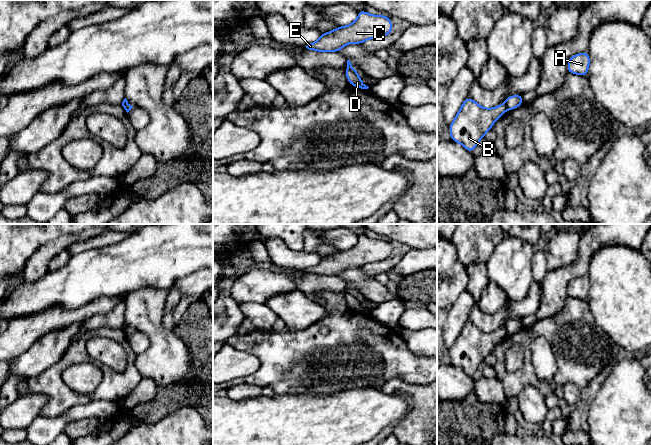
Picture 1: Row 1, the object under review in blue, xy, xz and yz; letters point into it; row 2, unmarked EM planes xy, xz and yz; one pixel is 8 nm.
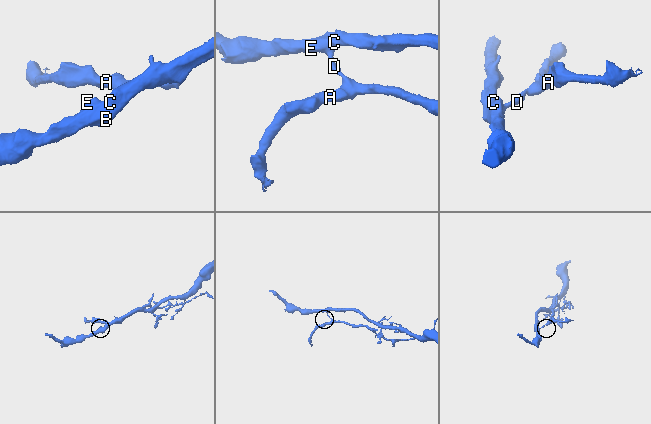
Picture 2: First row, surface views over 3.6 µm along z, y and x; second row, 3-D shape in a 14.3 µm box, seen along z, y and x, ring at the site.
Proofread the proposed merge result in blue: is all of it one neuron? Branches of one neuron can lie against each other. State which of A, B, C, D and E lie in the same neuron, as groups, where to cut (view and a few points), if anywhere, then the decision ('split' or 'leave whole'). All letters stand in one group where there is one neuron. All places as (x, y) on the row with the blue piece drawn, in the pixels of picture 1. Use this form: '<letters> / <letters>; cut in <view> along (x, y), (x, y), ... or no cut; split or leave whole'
A D / B C E; cut in yz along (503, 104), (507, 108); split

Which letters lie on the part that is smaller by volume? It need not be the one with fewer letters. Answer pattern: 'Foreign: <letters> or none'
Foreign: A, D

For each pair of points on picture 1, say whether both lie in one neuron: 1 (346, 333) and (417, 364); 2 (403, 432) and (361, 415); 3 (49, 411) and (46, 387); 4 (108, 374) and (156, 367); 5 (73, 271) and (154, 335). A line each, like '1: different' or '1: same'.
1: same
2: different
3: same
4: different
5: different

